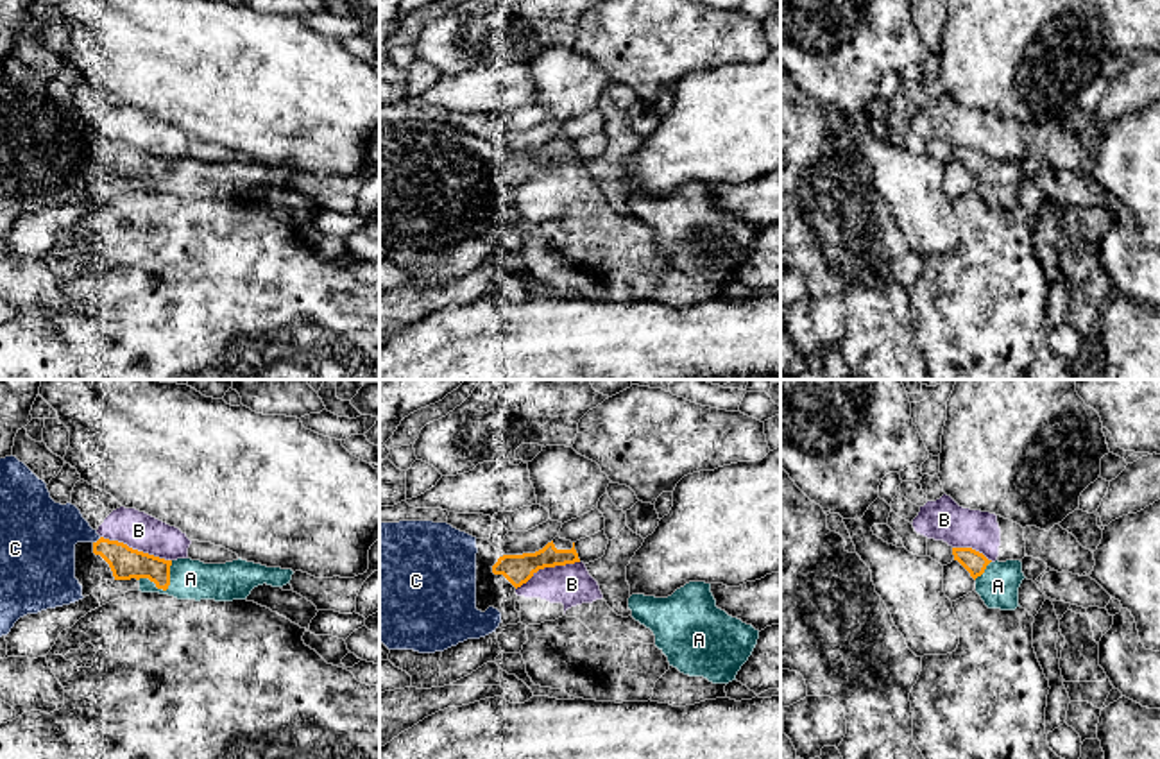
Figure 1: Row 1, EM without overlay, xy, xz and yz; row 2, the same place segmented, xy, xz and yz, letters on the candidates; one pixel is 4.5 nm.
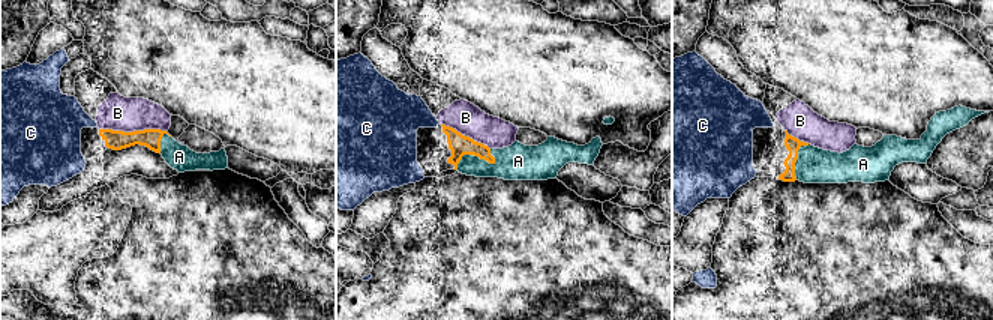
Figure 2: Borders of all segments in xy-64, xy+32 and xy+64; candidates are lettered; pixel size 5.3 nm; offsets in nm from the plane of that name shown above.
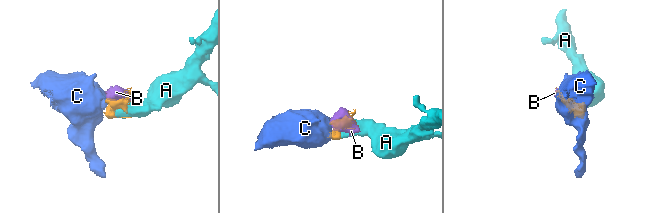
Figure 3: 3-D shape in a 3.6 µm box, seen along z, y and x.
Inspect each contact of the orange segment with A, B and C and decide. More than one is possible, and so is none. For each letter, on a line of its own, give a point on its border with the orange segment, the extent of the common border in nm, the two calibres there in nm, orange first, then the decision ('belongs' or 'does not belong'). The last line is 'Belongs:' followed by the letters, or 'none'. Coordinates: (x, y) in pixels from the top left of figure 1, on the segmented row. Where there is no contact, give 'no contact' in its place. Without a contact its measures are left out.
A: xy (165, 589) | 180 nm | 140/180 nm | belongs
B: xy (136, 550) | 340 nm | 140/170 nm | does not belong
C: xy (99, 539) | 50 nm | 140/300 nm | belongs
Belongs: A, C

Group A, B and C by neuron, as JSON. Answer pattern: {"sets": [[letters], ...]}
{"sets": [["A", "C"], ["B"]]}

